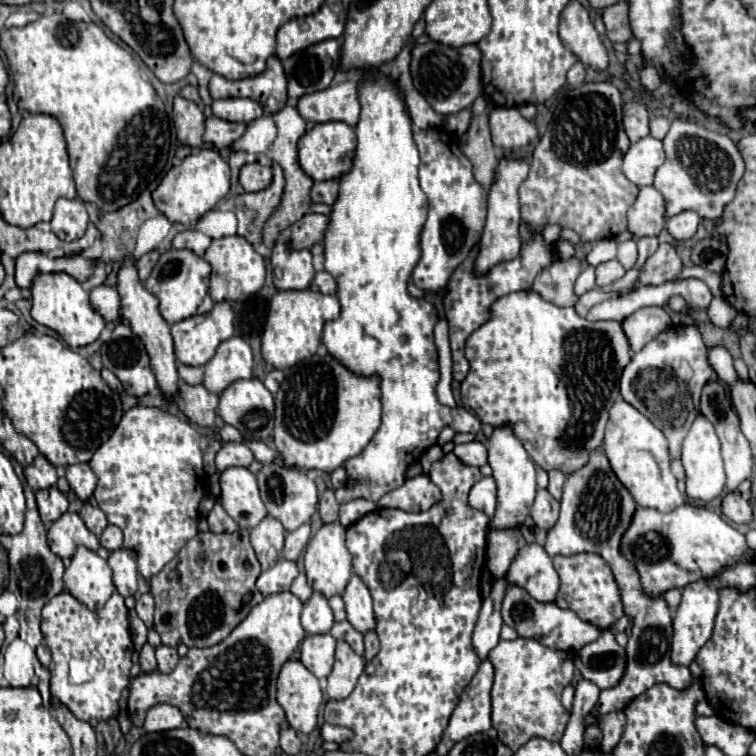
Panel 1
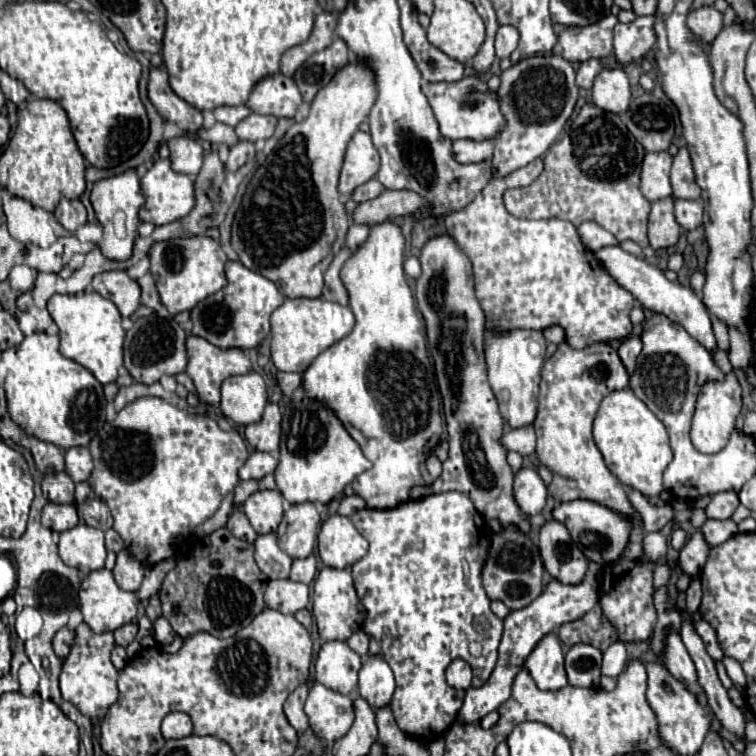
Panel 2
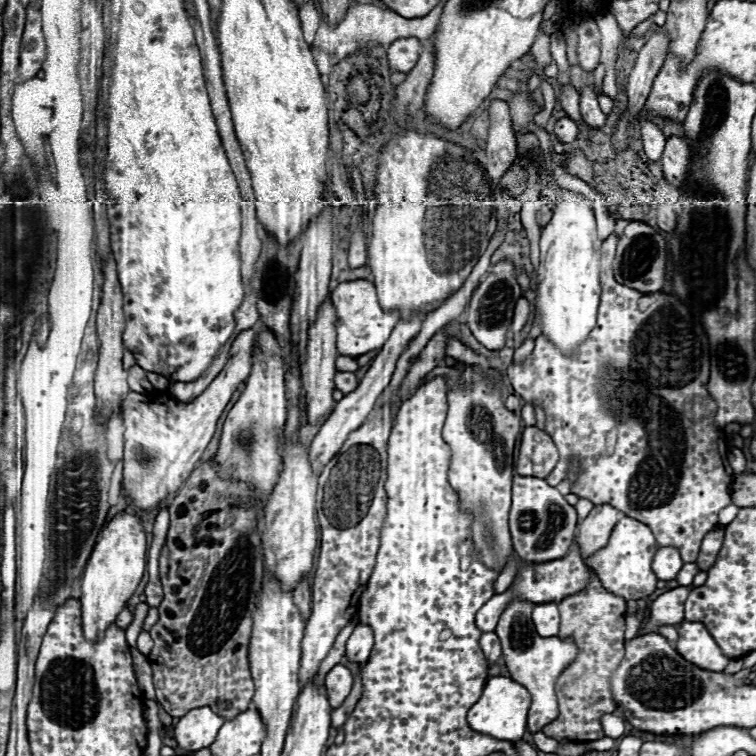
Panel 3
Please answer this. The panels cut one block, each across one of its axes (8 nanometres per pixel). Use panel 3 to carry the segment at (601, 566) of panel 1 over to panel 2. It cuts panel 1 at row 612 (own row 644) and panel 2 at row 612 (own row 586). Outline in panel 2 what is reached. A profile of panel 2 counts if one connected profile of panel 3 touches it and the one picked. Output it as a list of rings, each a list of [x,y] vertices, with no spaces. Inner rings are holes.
[[[596,604],[590,612],[574,622],[566,622],[558,628],[558,638],[566,646],[574,644],[590,644],[598,650],[606,650],[614,640],[618,640],[616,628],[604,616],[600,604]]]

